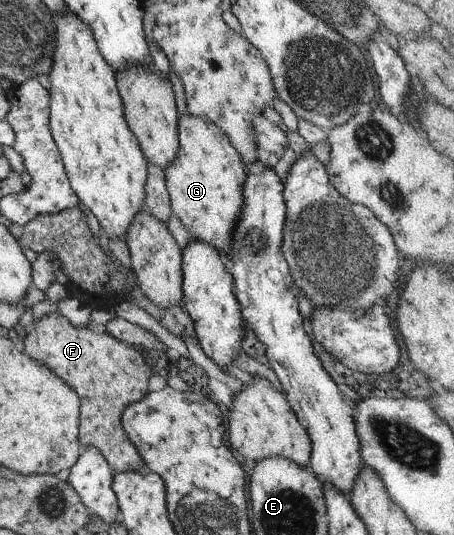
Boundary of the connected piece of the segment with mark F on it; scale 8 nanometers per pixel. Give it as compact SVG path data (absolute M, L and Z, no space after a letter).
M51 312L27 328L23 345L27 356L48 367L79 397L79 443L98 449L114 473L124 470L142 472L145 467L142 458L126 437L121 424L125 405L142 399L149 391L147 381L151 376L150 367L140 352L106 331L94 333L88 325L74 327L62 314Z

